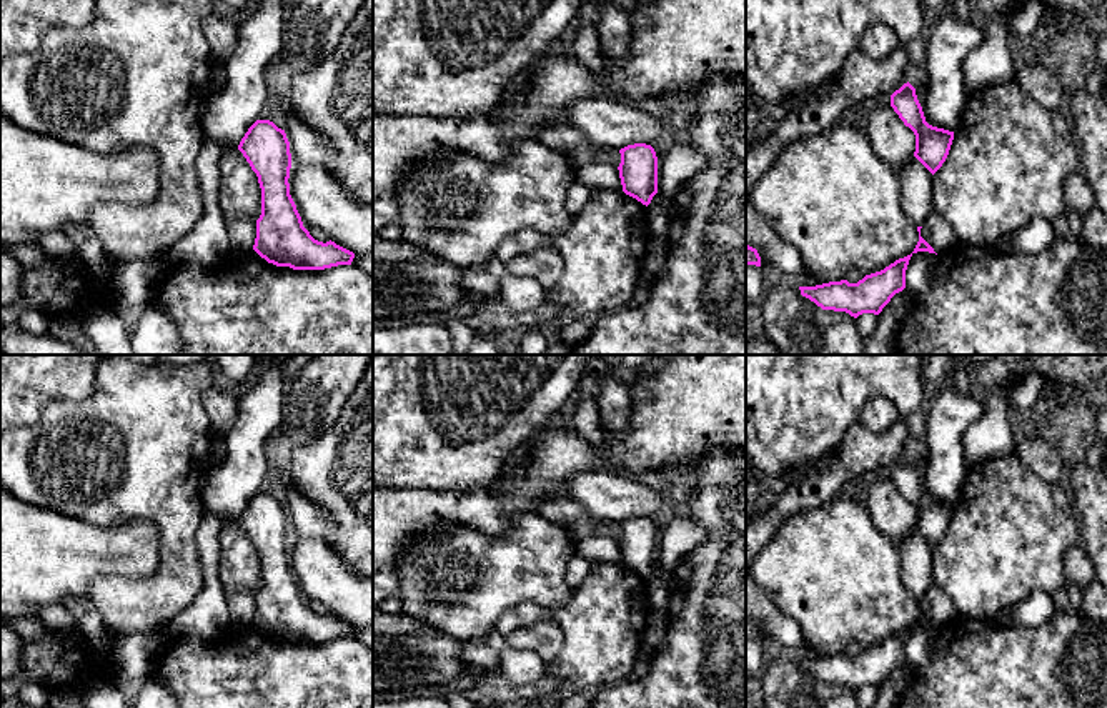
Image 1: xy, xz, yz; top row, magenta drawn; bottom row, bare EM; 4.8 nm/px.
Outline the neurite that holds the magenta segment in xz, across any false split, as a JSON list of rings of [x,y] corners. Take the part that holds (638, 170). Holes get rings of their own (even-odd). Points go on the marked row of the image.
[[[634,143],[619,150],[618,167],[623,192],[643,205],[649,205],[658,193],[658,157],[651,145]]]

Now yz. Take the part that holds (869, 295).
[[[912,253],[896,260],[881,272],[866,275],[857,283],[847,280],[816,287],[799,287],[801,295],[822,310],[846,312],[857,318],[862,313],[879,315],[891,298],[906,288],[906,270]]]

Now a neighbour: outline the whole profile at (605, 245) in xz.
[[[593,190],[569,227],[551,240],[564,260],[564,270],[561,280],[546,290],[546,302],[556,305],[561,315],[601,317],[633,305],[633,293],[641,282],[643,262],[649,250],[646,205],[623,190]]]

